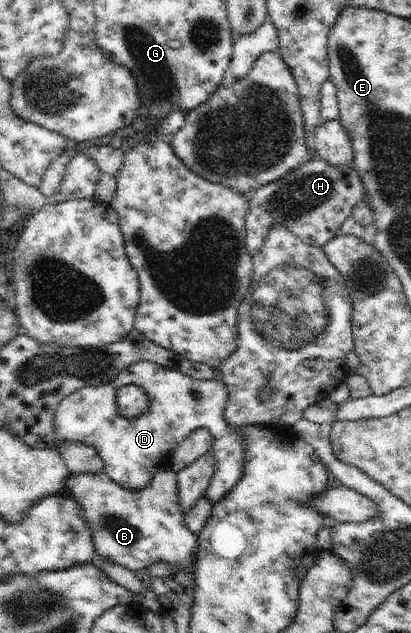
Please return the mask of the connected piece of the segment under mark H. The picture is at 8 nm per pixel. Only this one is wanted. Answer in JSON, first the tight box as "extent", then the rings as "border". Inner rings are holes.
{"extent":[244,159,366,257],"border":[[[318,159],[309,161],[248,196],[248,211],[244,216],[247,252],[254,257],[260,251],[268,230],[275,223],[293,231],[305,244],[322,248],[323,245],[337,236],[341,223],[352,214],[352,210],[357,205],[366,202],[366,196],[366,188],[352,162],[351,165],[332,165]]]}

